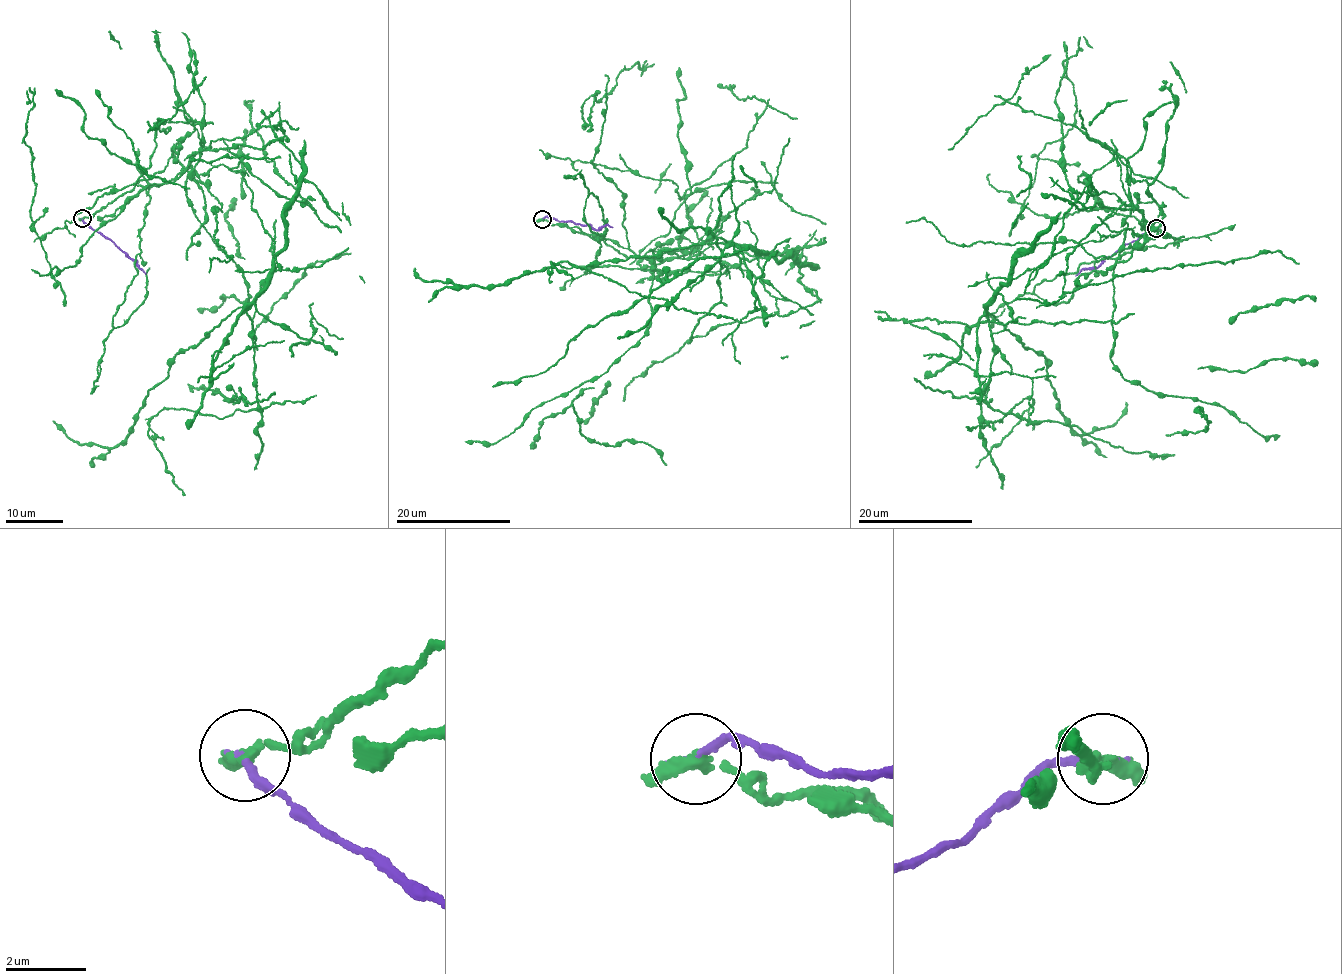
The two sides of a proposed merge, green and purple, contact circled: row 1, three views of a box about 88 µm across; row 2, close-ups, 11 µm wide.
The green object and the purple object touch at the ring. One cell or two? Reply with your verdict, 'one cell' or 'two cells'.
two cells

